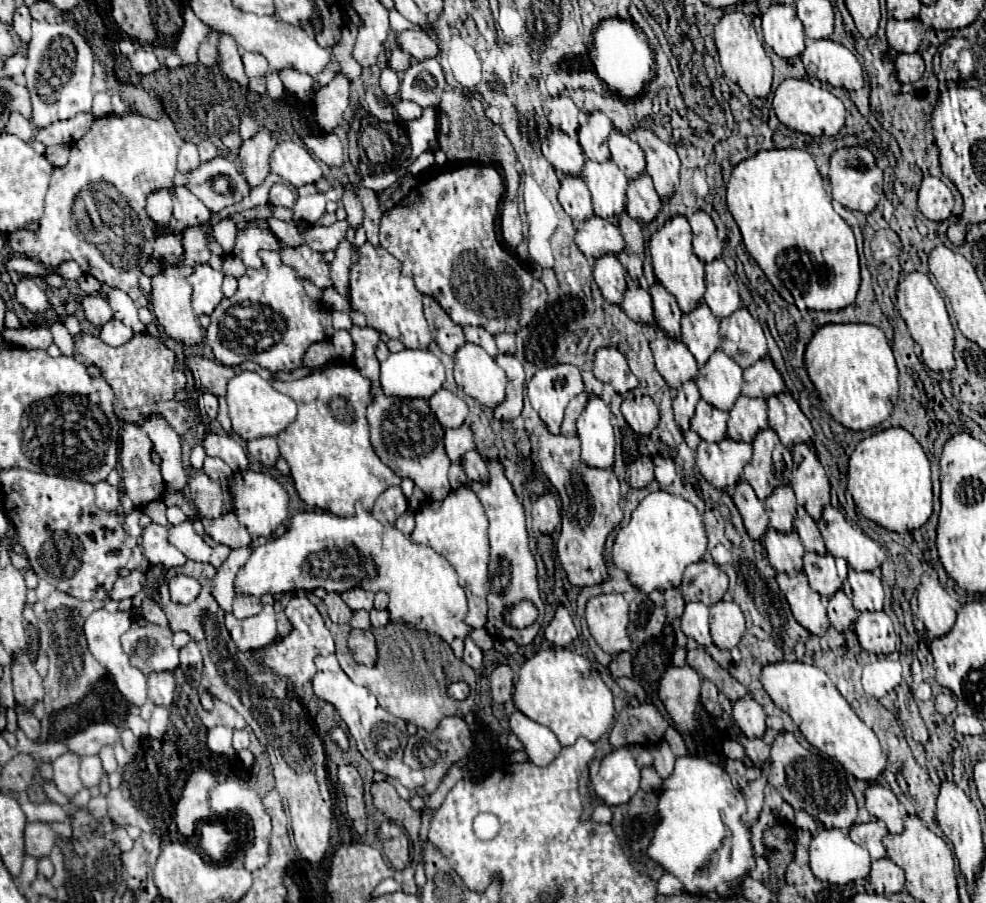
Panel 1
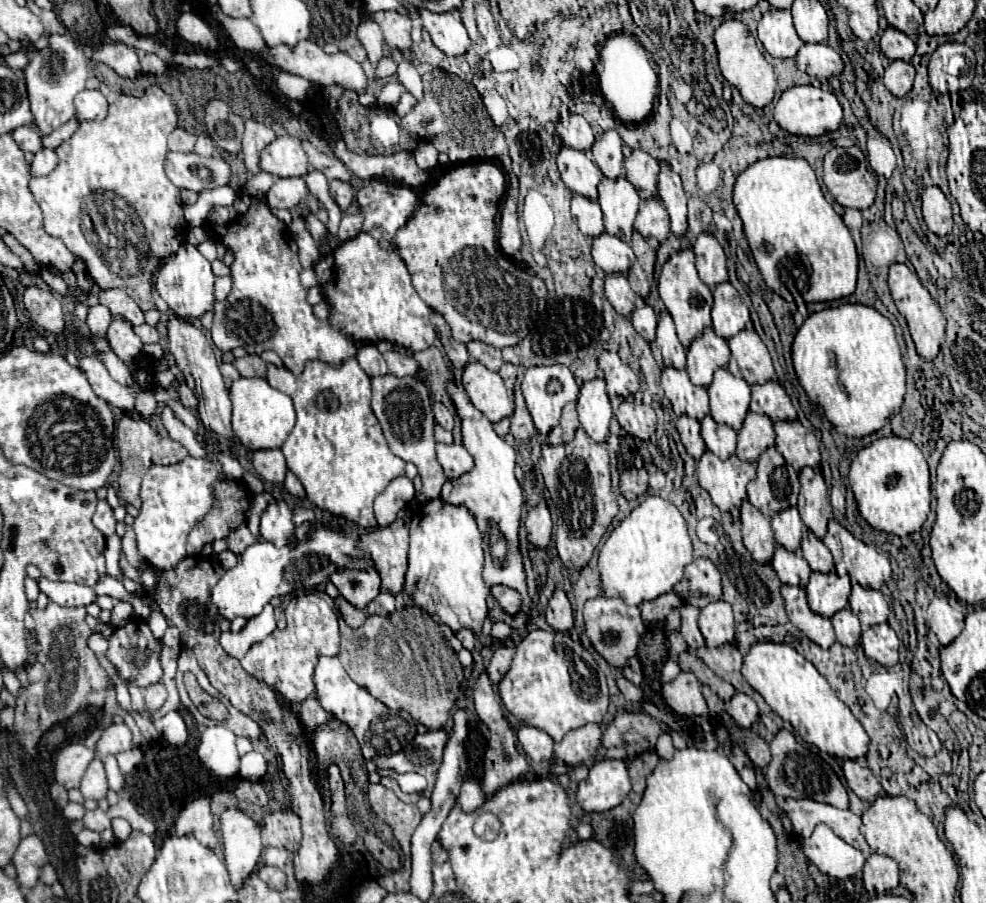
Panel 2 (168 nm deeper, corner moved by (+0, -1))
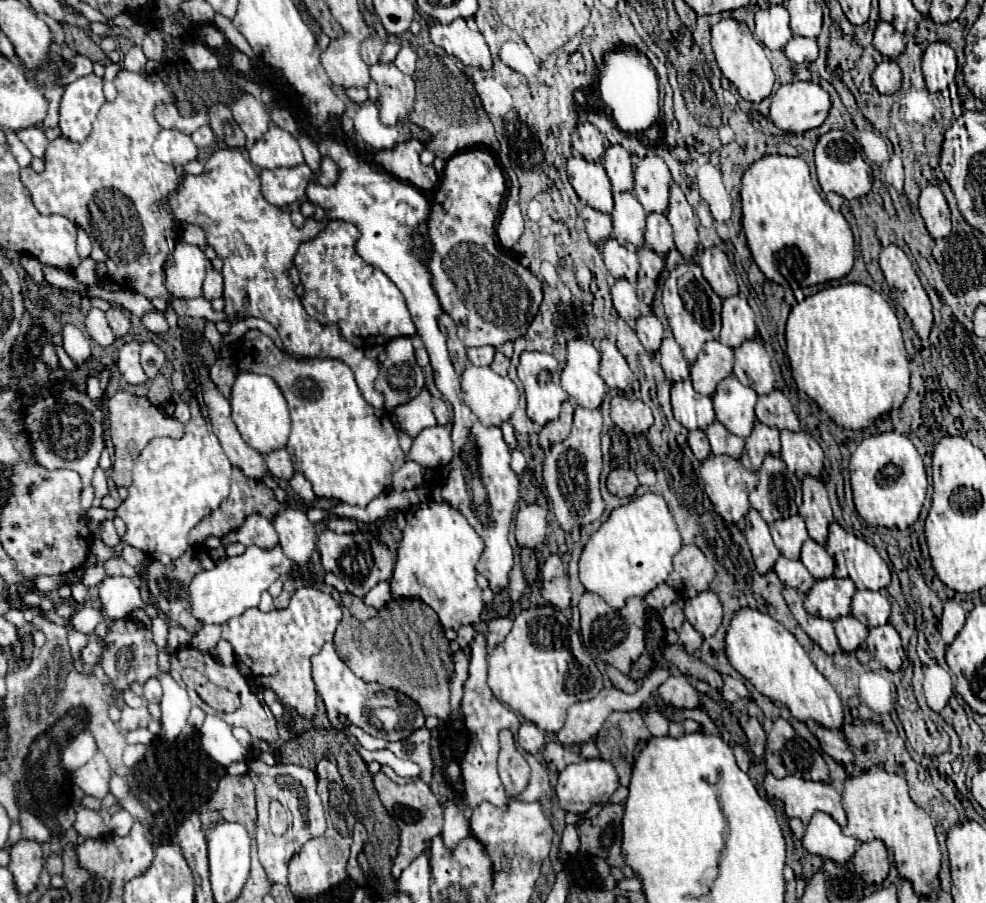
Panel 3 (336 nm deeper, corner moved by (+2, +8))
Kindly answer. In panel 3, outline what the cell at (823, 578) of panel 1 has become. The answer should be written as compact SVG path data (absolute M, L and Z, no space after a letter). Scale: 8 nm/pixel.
M849 577L817 579L805 595L805 609L817 617L833 621L837 617L849 615L853 593L855 593L855 585Z

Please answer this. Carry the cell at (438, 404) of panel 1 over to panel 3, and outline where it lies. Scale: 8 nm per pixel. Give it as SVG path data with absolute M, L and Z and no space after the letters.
M433 399L433 413L439 425L449 425L449 407L443 399Z

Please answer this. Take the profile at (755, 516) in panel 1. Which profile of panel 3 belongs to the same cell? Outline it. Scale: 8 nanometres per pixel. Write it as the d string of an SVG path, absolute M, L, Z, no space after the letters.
M749 509L745 521L747 521L745 537L747 537L747 543L751 547L757 571L759 573L767 573L775 565L775 561L781 555L781 551L773 545L767 521L755 509Z

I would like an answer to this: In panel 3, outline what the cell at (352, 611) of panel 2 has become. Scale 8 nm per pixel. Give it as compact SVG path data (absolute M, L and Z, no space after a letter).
M341 593L341 601L343 601L343 605L349 609L349 613L351 613L357 621L367 621L369 617L375 617L375 615L377 615L377 609L367 607L367 605L363 603L363 599L353 597L351 593Z

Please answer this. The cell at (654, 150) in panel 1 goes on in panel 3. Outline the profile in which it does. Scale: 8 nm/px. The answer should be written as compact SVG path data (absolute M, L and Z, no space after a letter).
M671 183L671 195L669 195L669 209L667 219L673 227L675 245L681 251L685 259L691 259L691 255L697 251L697 225L695 225L695 213L691 205L687 203L683 191L677 183Z

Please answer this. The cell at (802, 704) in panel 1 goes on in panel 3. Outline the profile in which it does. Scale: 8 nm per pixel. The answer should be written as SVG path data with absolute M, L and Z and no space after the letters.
M739 609L731 621L725 641L729 663L777 707L787 707L801 723L809 723L811 719L827 729L843 727L845 707L839 695L811 663L809 655L797 643L793 633L789 633L781 623L773 621L765 613L757 613L757 609Z

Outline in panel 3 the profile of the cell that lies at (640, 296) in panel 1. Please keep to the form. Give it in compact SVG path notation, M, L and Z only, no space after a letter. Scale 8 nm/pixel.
M643 313L639 319L635 319L635 331L639 341L647 351L657 351L663 339L663 325L653 313Z

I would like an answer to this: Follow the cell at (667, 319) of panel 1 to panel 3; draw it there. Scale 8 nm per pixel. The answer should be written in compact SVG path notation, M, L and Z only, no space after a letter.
M667 333L663 337L663 343L657 351L657 357L659 357L659 363L661 363L661 367L663 367L669 381L689 379L689 363L685 361L685 357L681 353L681 347L677 345L673 335Z

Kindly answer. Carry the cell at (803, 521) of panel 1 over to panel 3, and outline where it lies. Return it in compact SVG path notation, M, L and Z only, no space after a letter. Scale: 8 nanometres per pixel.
M807 539L803 543L801 561L803 561L803 565L809 569L809 573L815 579L825 579L825 577L831 577L833 575L833 567L835 567L833 557L825 551L823 545L819 545L813 539Z

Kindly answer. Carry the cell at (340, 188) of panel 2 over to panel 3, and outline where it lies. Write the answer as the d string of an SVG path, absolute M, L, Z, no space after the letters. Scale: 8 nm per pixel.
M323 157L323 161L321 161L321 175L319 175L319 183L321 183L323 187L331 187L331 185L335 185L335 183L337 183L337 179L339 179L339 167L335 165L335 161L333 161L333 159Z

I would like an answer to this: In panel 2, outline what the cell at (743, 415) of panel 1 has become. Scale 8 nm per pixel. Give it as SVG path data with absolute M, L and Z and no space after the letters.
M749 412L743 428L739 430L739 442L737 442L737 458L755 464L759 454L775 444L775 430L773 422L765 414L753 414Z

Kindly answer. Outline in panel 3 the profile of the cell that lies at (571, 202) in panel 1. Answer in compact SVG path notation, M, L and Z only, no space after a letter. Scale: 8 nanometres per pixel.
M585 205L579 215L583 217L585 221L585 229L587 229L587 235L589 239L599 245L601 241L605 241L605 237L611 235L611 221L609 221L609 215L607 213L601 213L589 205Z

